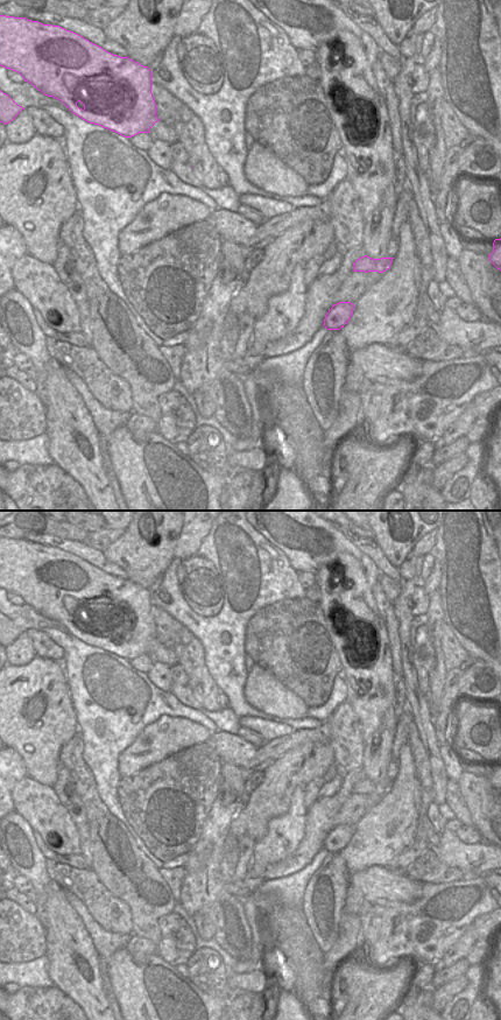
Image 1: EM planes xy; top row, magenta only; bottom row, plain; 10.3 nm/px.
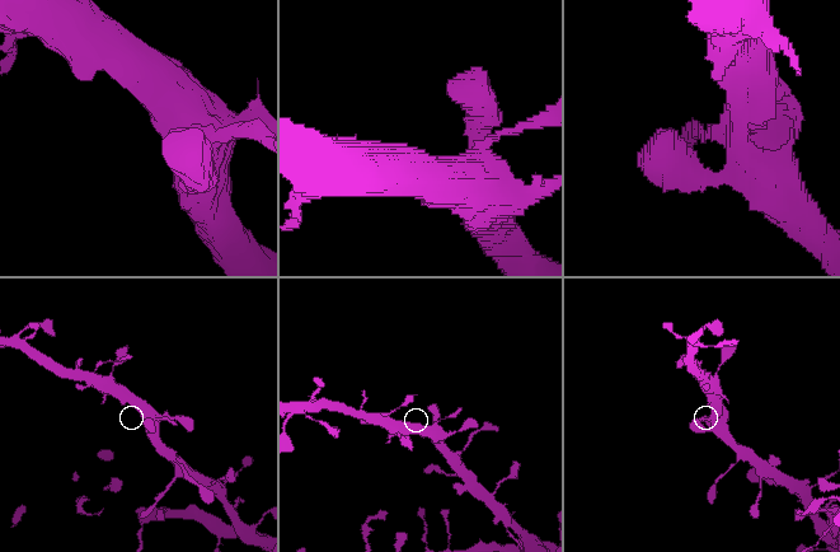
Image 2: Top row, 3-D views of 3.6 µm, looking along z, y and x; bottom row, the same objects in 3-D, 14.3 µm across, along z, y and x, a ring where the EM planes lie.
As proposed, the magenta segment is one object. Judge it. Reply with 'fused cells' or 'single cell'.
single cell

